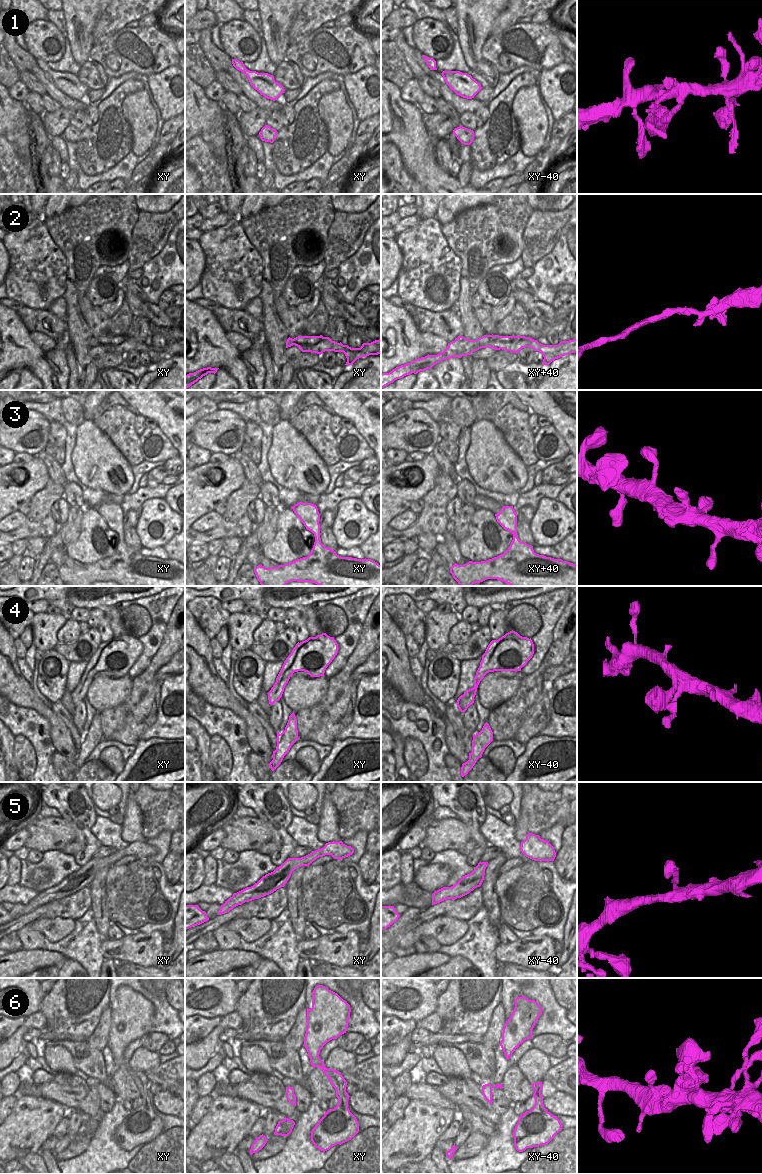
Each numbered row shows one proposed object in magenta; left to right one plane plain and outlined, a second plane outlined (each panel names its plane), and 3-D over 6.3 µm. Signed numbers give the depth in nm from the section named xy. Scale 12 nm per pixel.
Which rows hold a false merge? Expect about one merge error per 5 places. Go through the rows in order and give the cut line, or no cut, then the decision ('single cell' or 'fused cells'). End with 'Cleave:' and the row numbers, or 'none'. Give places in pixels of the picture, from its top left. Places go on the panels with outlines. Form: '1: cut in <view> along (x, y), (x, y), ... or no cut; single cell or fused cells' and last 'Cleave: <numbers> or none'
1: no cut; single cell
2: no cut; single cell
3: no cut; single cell
4: no cut; single cell
5: no cut; single cell
6: no cut; single cell
Cleave: none

